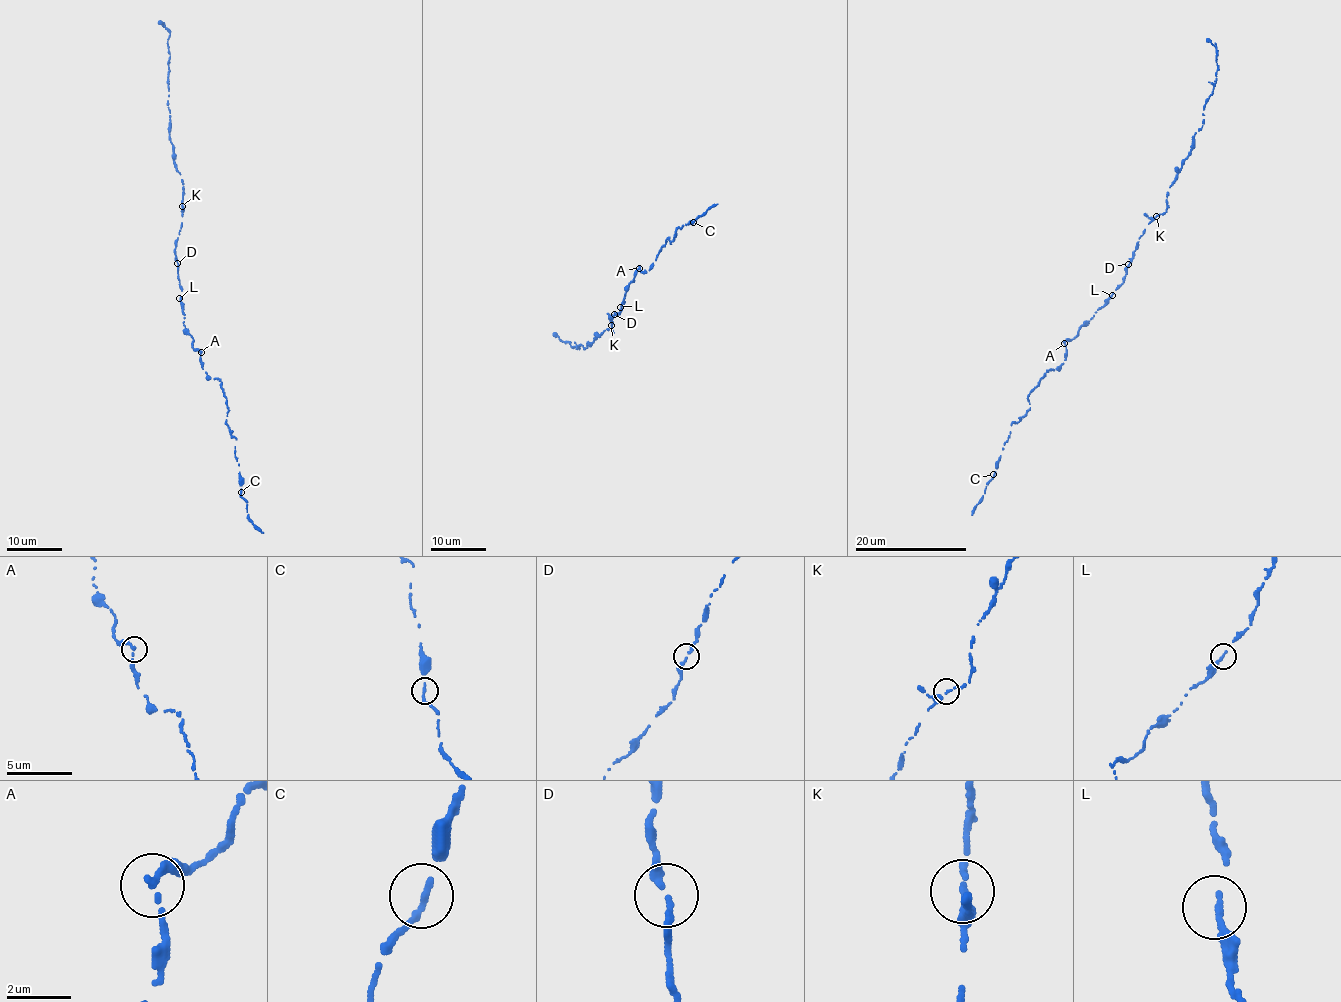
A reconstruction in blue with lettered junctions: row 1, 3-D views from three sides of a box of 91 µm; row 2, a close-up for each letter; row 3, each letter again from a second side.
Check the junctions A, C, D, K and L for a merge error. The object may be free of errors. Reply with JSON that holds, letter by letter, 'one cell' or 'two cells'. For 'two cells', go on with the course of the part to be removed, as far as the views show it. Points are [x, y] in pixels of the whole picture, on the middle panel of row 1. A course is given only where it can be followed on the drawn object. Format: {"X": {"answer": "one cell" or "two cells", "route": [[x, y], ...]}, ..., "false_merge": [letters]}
{"A": {"answer": "one cell"}, "C": {"answer": "one cell"}, "D": {"answer": "one cell"}, "K": {"answer": "one cell"}, "L": {"answer": "one cell"}, "false_merge": []}

